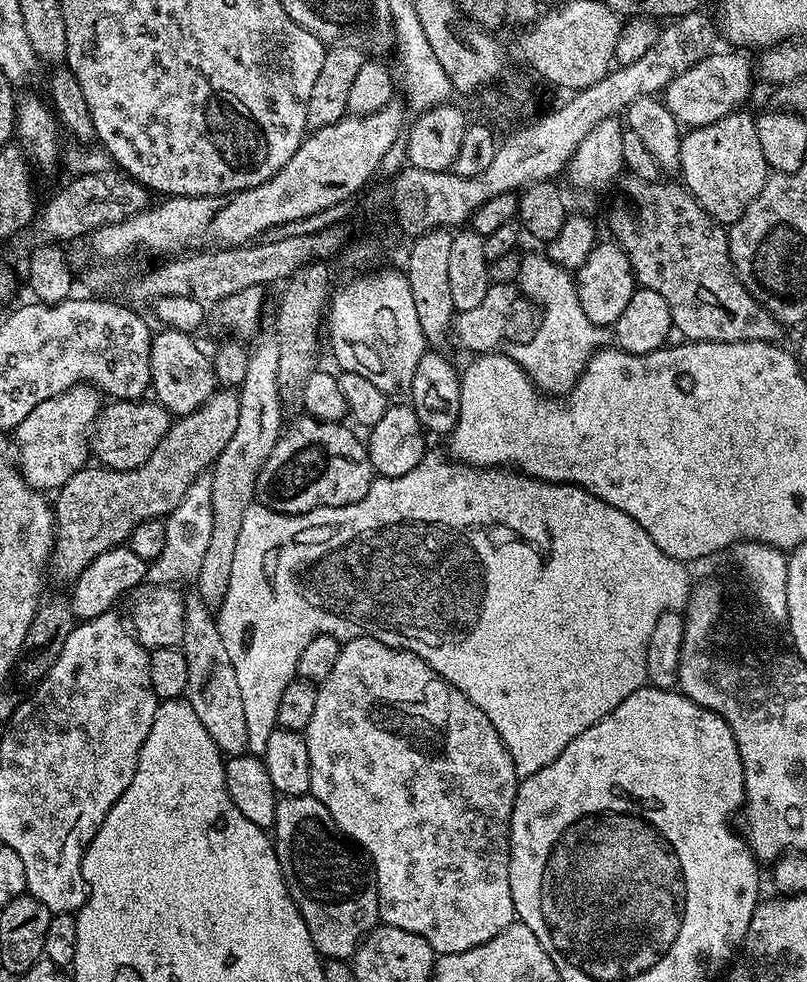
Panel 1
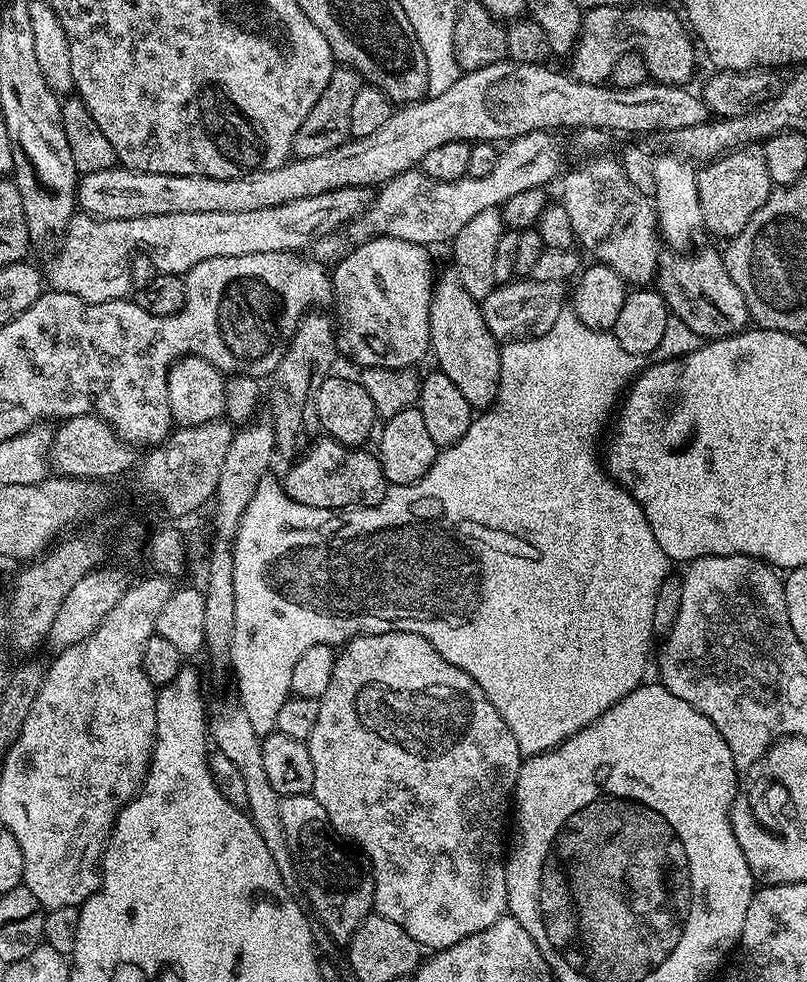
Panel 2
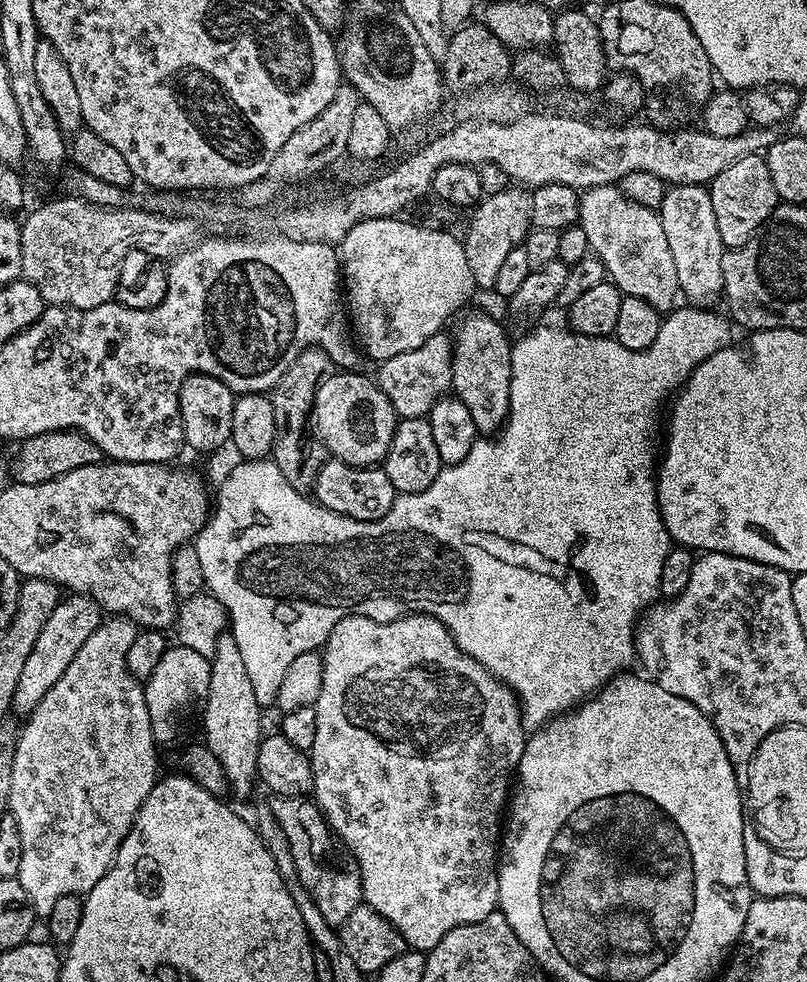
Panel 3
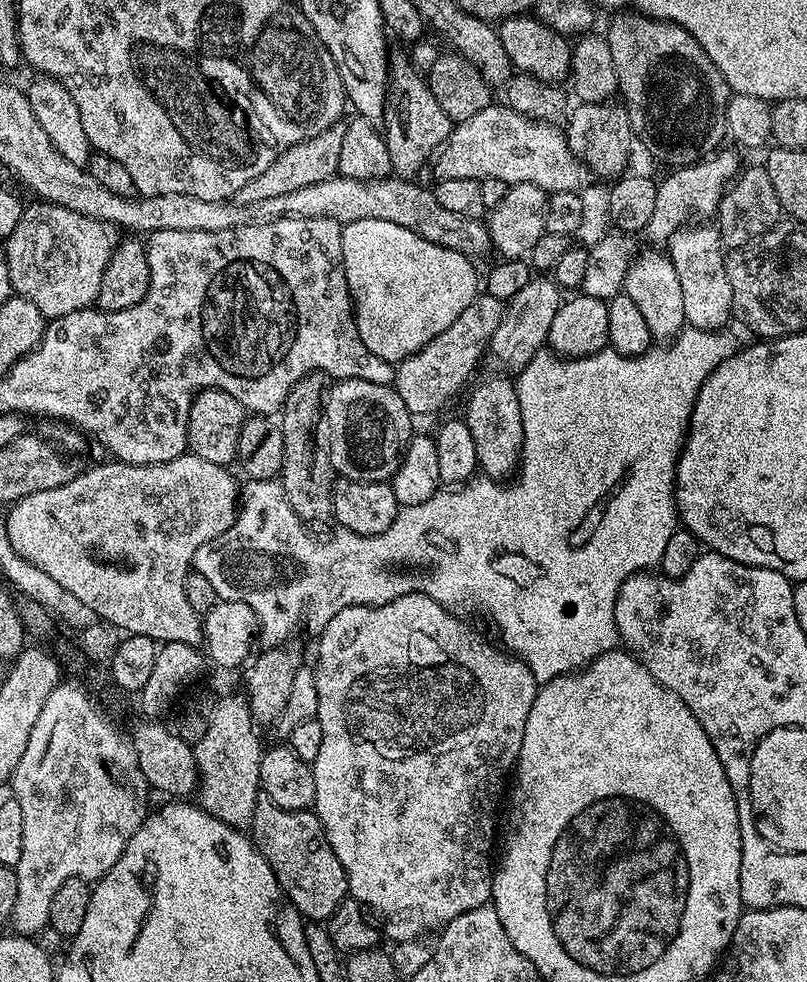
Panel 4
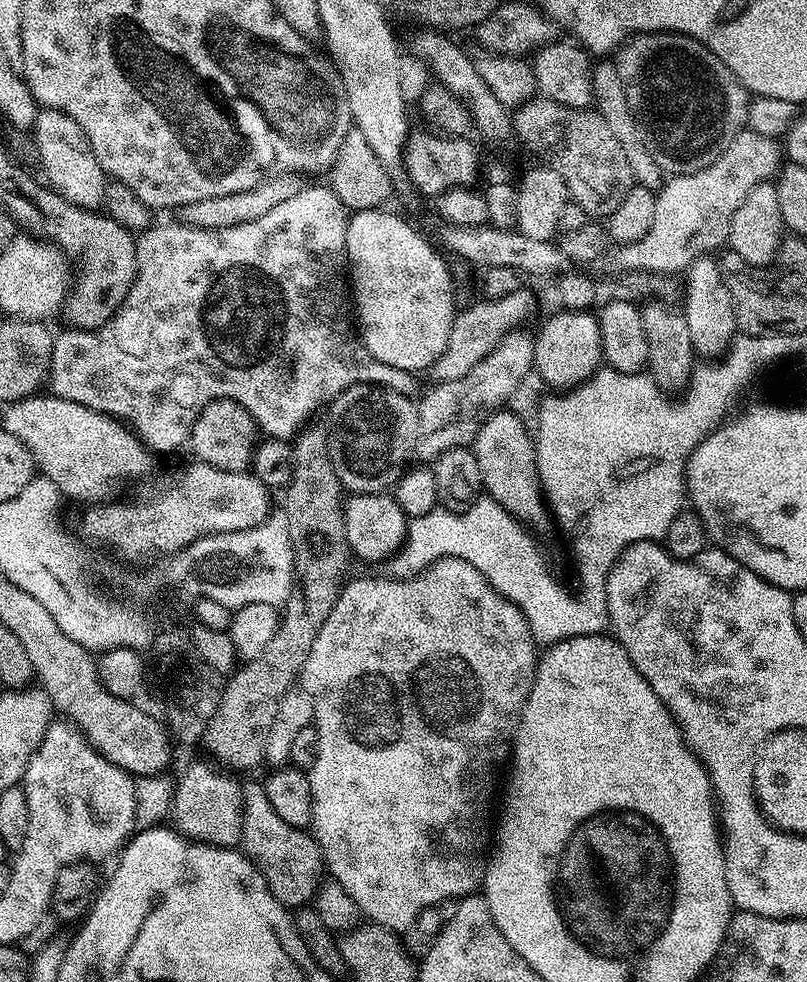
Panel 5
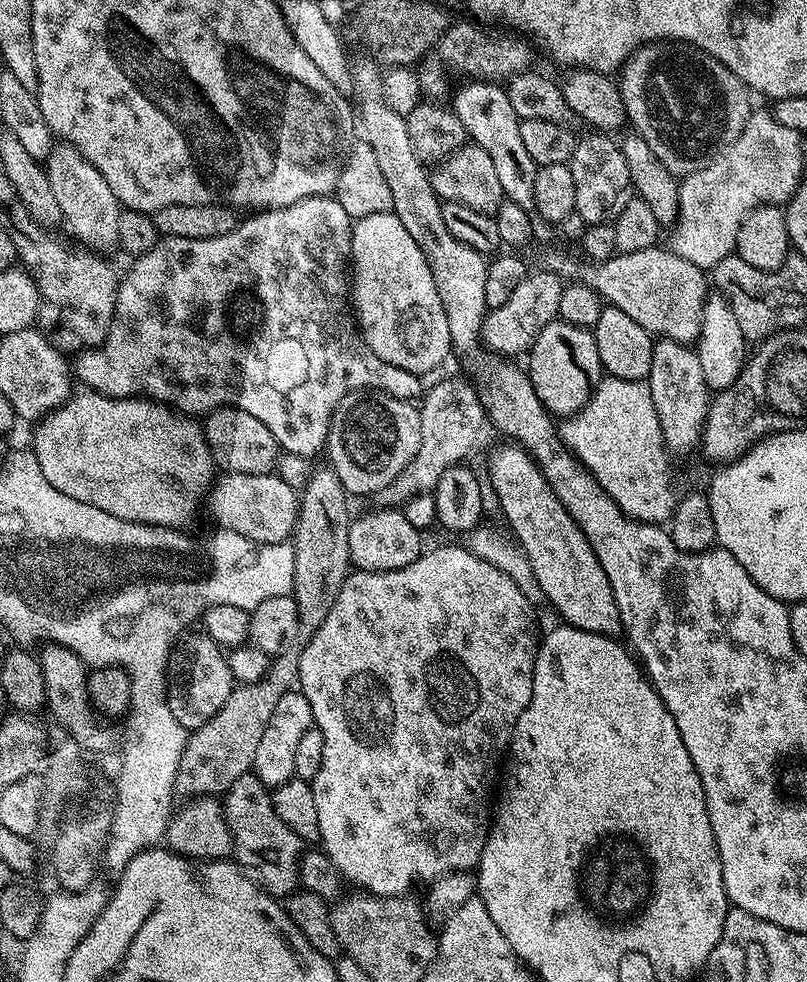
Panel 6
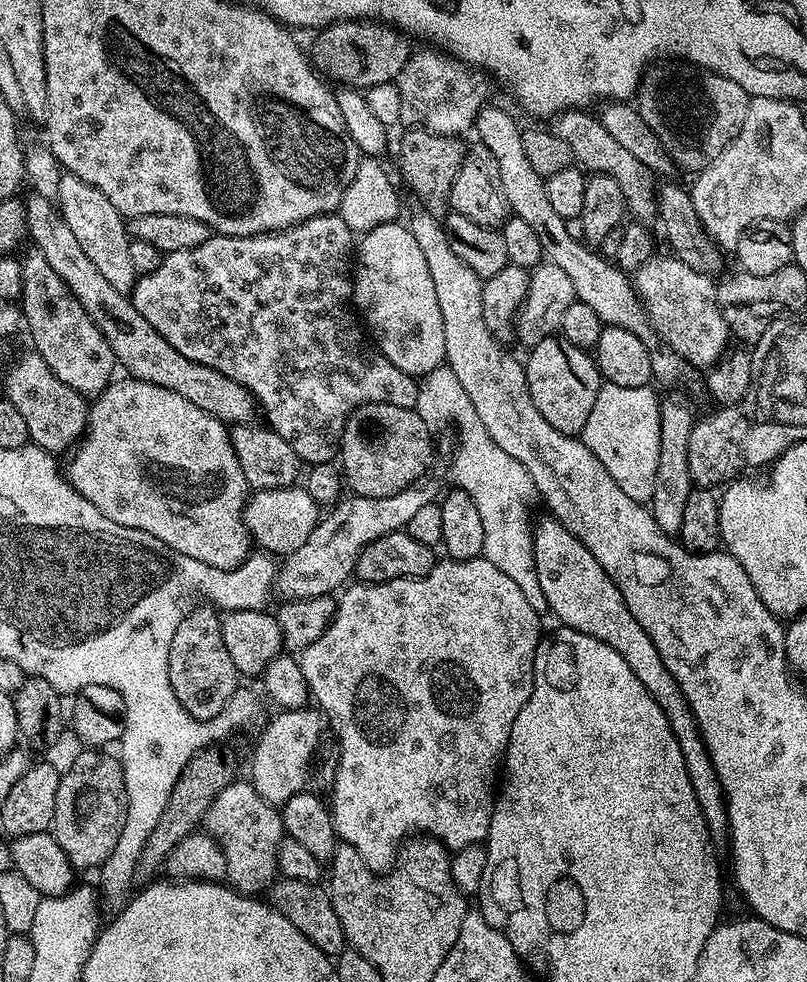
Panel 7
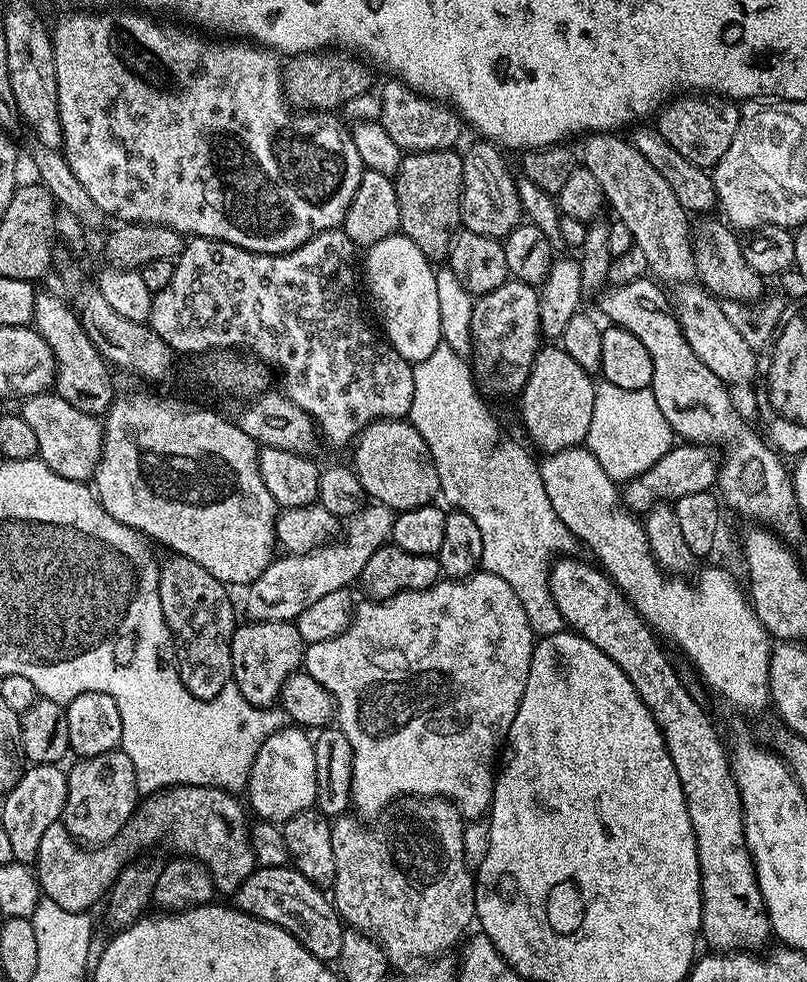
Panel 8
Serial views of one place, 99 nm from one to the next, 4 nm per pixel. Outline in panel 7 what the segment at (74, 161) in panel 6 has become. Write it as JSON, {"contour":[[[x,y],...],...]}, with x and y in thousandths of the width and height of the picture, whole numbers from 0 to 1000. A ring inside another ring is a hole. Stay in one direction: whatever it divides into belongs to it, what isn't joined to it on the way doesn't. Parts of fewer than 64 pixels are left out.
{"contour":[[[79,177],[72,188],[71,205],[74,217],[82,222],[82,230],[87,230],[92,242],[97,242],[102,255],[107,255],[107,260],[112,262],[112,267],[121,271],[126,283],[131,283],[131,287],[136,287],[141,295],[162,298],[171,282],[161,268],[161,241],[155,221],[150,220],[146,214],[141,214],[136,202],[131,202],[126,193],[112,189],[112,185],[104,185],[102,181],[88,177]]]}

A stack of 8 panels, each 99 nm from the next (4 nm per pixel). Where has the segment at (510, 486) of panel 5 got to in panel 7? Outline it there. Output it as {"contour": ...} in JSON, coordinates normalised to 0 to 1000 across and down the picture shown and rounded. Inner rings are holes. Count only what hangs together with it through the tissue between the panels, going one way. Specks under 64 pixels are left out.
{"contour":[[[683,527],[665,529],[659,540],[659,559],[662,560],[662,576],[667,585],[667,597],[672,597],[678,622],[680,624],[684,622],[694,630],[693,634],[698,638],[710,640],[721,646],[731,646],[731,650],[741,650],[741,654],[751,654],[751,658],[756,658],[756,662],[766,662],[766,666],[771,666],[771,671],[781,677],[781,682],[786,682],[791,695],[796,695],[796,699],[800,699],[805,711],[810,711],[810,715],[815,715],[815,719],[820,719],[820,723],[830,735],[830,743],[835,743],[835,752],[840,752],[840,760],[845,764],[845,772],[850,776],[850,788],[855,788],[855,800],[860,800],[860,813],[865,813],[865,821],[870,825],[870,833],[877,842],[877,850],[887,857],[892,857],[896,851],[898,854],[903,850],[902,822],[897,820],[897,805],[890,796],[885,776],[867,749],[867,740],[862,738],[857,722],[853,720],[840,695],[835,695],[835,688],[830,686],[830,682],[825,682],[825,674],[820,674],[820,666],[815,666],[815,662],[810,662],[810,654],[805,654],[805,646],[800,646],[800,642],[796,642],[796,637],[791,637],[791,629],[786,629],[786,625],[781,625],[766,597],[751,585],[751,580],[746,580],[741,568],[736,568],[736,564],[731,564],[731,560],[726,560],[726,556],[721,556],[719,549],[711,544],[706,544],[706,540],[701,540],[701,536],[696,536],[696,532]]]}

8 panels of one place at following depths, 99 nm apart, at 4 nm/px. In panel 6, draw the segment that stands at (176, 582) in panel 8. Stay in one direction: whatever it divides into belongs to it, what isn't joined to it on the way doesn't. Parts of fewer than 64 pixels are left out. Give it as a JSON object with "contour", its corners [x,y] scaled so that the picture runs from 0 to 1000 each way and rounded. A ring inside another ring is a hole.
{"contour":[[[257,646],[248,648],[229,647],[214,659],[208,671],[208,718],[211,727],[230,743],[242,743],[255,739],[285,711],[290,693],[285,686],[279,661],[268,656]]]}

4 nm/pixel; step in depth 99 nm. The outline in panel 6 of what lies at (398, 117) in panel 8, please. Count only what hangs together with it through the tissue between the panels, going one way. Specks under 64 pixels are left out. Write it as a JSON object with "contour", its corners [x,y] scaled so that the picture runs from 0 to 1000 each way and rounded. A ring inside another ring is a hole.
{"contour":[[[584,19],[556,23],[555,29],[548,35],[548,39],[539,47],[538,55],[525,58],[518,69],[520,93],[530,100],[554,99],[555,81],[550,78],[550,69],[575,77],[580,81],[602,81],[606,84],[627,84],[643,73],[656,72],[660,68],[659,53],[662,46],[658,41],[651,39],[638,31],[626,31],[615,26],[608,33],[608,27]]]}

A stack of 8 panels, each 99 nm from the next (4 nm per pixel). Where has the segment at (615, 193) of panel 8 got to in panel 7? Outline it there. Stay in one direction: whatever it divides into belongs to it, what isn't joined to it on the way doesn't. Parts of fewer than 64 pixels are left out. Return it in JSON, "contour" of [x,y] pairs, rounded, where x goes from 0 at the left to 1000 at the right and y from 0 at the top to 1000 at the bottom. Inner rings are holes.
{"contour":[[[701,110],[698,114],[690,114],[682,126],[683,133],[688,134],[691,141],[696,141],[701,149],[706,149],[713,166],[720,172],[734,177],[755,179],[766,185],[766,193],[771,193],[773,211],[779,221],[793,226],[807,225],[813,220],[813,197],[815,195],[810,177],[800,169],[796,169],[796,165],[791,165],[786,157],[779,157],[752,134],[751,128],[746,128],[746,124],[731,115],[732,113],[717,110]]]}

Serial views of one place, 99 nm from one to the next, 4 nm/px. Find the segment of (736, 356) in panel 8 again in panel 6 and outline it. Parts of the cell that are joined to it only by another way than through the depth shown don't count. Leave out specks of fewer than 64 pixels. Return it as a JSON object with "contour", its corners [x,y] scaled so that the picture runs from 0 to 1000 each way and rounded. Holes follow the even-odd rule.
{"contour":[[[820,251],[765,258],[748,268],[711,264],[684,255],[675,259],[673,274],[696,285],[731,291],[755,311],[786,325],[809,342],[856,351],[867,342],[870,316],[880,297],[871,274]]]}

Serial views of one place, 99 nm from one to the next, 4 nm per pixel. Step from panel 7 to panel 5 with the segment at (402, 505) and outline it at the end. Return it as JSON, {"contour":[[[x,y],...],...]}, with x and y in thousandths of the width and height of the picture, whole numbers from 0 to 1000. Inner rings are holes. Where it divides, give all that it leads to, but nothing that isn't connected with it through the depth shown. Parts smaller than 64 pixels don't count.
{"contour":[[[636,336],[627,339],[617,352],[577,385],[548,387],[538,391],[515,412],[518,420],[518,446],[514,467],[520,470],[539,470],[553,458],[563,458],[584,453],[592,442],[597,430],[606,420],[620,418],[639,399],[639,394],[653,385],[662,375],[660,339],[654,336]]]}

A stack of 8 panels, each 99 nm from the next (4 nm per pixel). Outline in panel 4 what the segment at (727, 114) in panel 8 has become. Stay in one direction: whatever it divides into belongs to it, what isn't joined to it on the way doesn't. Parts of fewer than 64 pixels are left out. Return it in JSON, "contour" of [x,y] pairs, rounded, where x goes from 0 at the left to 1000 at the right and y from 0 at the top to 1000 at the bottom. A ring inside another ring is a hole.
{"contour":[[[773,10],[760,16],[763,17],[751,32],[751,40],[761,58],[761,71],[768,85],[766,94],[770,99],[773,97],[771,105],[778,111],[784,140],[798,146],[805,158],[814,159],[823,167],[833,167],[828,169],[862,167],[884,158],[902,138],[900,112],[910,97],[900,79],[895,79],[895,71],[880,63],[875,51],[845,26],[812,20],[792,10]]]}

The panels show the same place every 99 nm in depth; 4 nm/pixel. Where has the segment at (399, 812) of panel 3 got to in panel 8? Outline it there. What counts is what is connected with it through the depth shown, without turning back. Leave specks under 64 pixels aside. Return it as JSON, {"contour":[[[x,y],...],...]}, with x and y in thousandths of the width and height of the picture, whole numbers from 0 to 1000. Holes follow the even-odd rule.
{"contour":[[[591,580],[575,591],[556,591],[546,589],[539,595],[534,595],[532,599],[523,601],[503,601],[488,605],[477,611],[457,611],[455,609],[447,610],[440,616],[436,631],[431,634],[431,640],[424,646],[419,646],[414,650],[404,650],[399,654],[389,654],[380,657],[377,662],[377,670],[374,673],[375,683],[384,686],[384,690],[389,690],[389,695],[399,695],[399,699],[411,708],[416,716],[416,732],[415,736],[424,743],[424,747],[429,747],[429,756],[434,756],[434,764],[436,765],[436,818],[435,822],[440,824],[447,832],[465,833],[472,827],[480,824],[482,819],[489,819],[497,813],[519,813],[522,811],[548,811],[553,815],[560,816],[575,832],[576,836],[594,835],[603,832],[610,821],[610,810],[612,809],[612,800],[615,799],[615,792],[617,789],[615,778],[615,765],[621,765],[622,759],[628,755],[629,744],[637,735],[637,727],[642,727],[642,719],[647,715],[647,707],[652,703],[652,690],[657,686],[657,670],[659,669],[659,661],[662,659],[662,645],[657,637],[657,629],[652,625],[652,621],[647,619],[647,613],[642,611],[642,605],[637,605],[637,601],[632,597],[632,593],[627,593],[623,589],[617,589],[617,585],[607,585],[599,580]]]}

